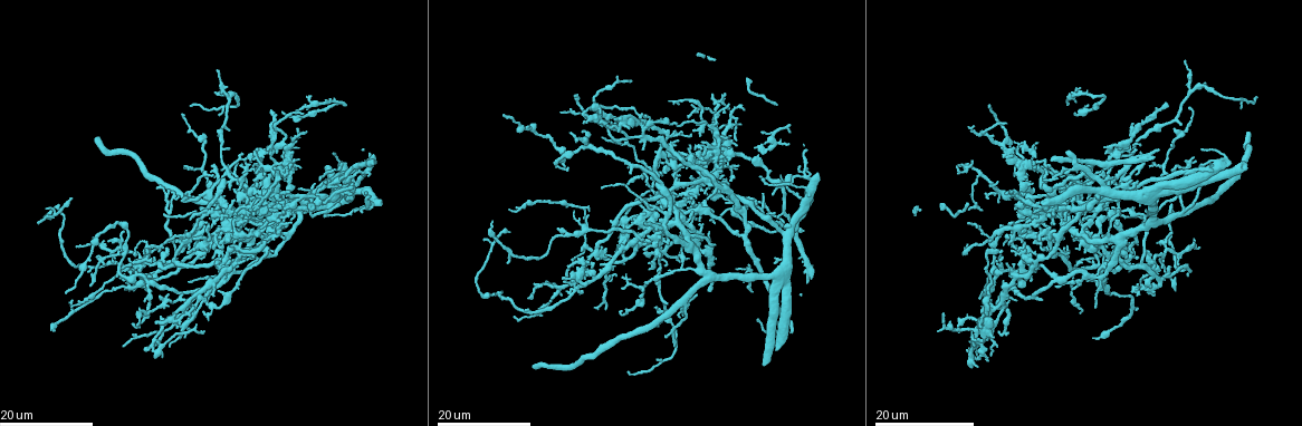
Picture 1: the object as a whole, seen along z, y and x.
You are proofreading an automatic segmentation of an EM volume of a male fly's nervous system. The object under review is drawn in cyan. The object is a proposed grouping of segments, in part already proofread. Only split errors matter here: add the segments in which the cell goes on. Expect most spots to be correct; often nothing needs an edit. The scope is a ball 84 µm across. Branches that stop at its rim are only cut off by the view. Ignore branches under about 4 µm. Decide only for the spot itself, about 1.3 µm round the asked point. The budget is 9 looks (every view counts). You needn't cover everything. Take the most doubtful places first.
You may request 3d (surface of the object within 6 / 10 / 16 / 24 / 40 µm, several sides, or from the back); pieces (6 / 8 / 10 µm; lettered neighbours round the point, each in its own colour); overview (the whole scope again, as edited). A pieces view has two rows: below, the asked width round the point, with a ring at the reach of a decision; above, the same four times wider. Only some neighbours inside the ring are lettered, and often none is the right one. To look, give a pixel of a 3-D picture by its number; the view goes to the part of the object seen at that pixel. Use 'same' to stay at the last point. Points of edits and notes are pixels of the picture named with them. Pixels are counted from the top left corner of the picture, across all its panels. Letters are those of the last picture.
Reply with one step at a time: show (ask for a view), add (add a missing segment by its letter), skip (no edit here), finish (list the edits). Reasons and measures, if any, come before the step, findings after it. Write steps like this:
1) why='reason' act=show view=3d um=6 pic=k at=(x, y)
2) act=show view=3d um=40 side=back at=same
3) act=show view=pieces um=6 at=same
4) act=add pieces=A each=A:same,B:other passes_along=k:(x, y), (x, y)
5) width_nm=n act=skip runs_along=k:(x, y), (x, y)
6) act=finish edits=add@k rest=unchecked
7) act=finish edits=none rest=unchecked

act=show view=3d um=16 pic=1 at=(1118, 212)

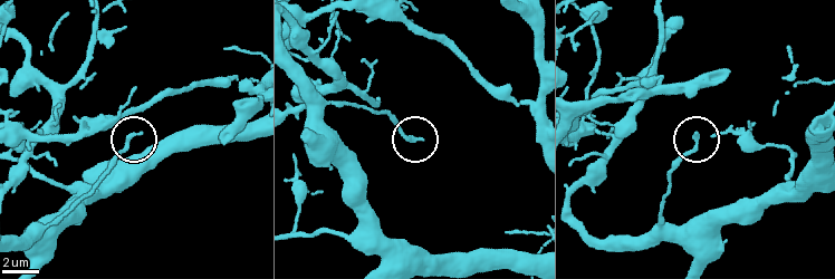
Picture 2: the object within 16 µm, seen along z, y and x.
act=show view=pieces um=10 pic=2 at=(140, 135)

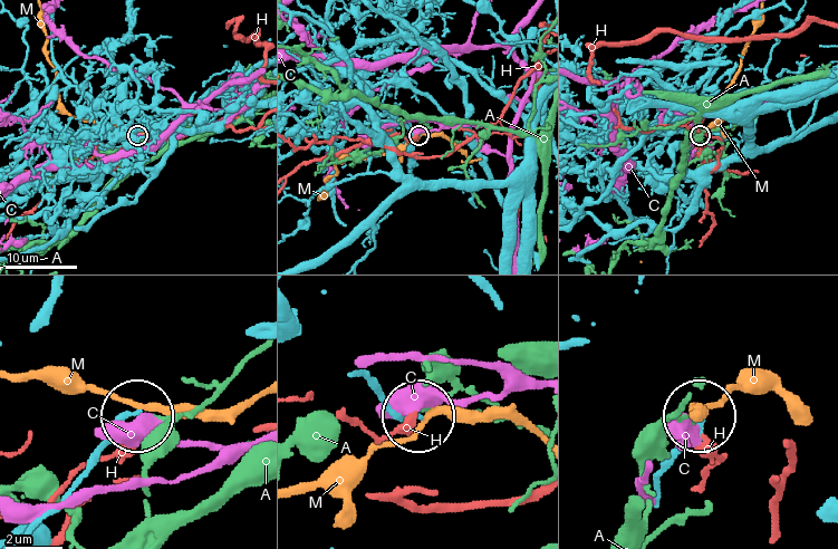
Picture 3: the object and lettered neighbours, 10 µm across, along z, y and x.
act=skip each=A:other,C:other,H:other,M:other found='none of them fits'

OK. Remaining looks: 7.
why='an open end' act=show view=3d um=24 pic=1 at=(1001, 333)

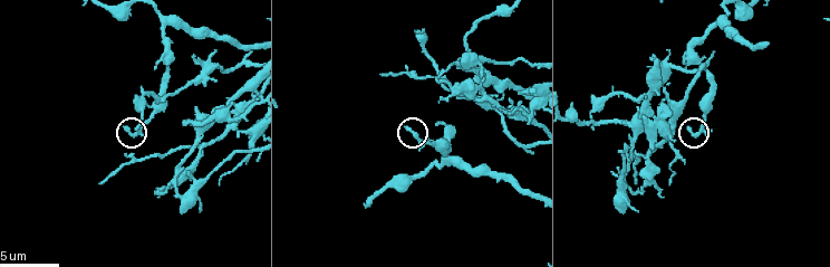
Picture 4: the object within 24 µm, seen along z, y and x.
act=show view=pieces um=6 pic=4 at=(691, 129)

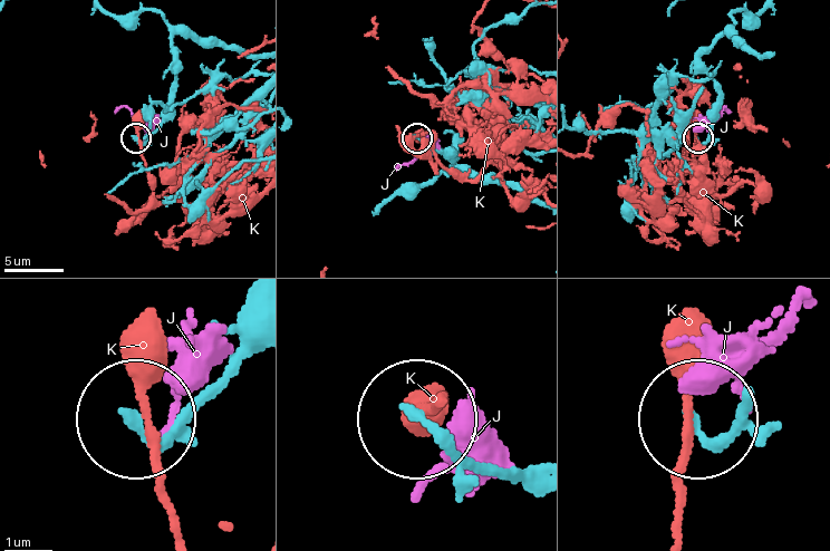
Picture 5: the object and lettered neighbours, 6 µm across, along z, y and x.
act=skip each=J:other,K:other runs_along=5:(229, 365), (169, 425), (136, 428) found='no lettered segment goes on from it'

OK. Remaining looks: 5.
why='an open end' act=show view=3d um=24 pic=1 at=(632, 173)

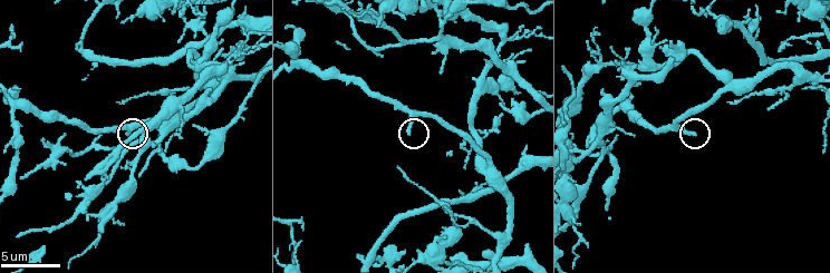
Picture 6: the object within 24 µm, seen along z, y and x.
act=show view=pieces um=8 pic=6 at=(407, 131)

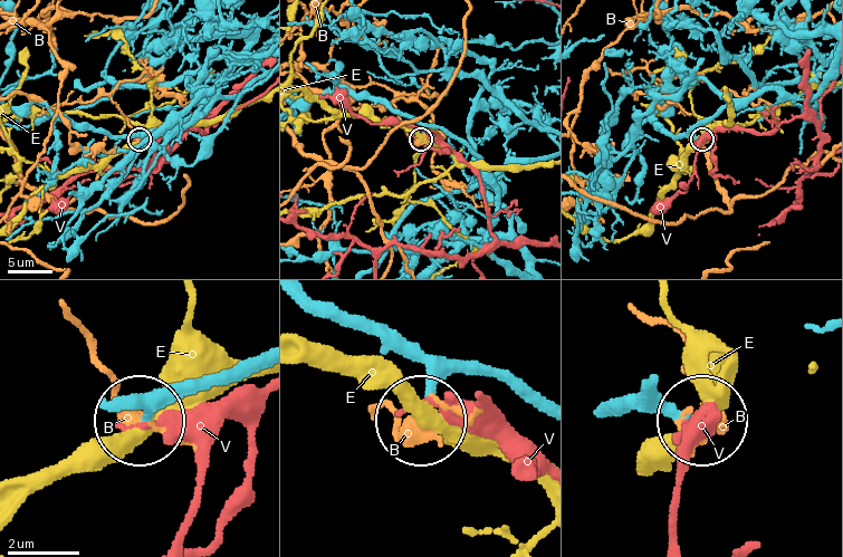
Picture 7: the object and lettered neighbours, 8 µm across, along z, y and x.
width_nm=240 act=skip each=B:other,E:other,V:other runs_along=7:(256, 358), (142, 418) found='no lettered segment goes on from it'

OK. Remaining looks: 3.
why='thin end' act=show view=3d um=24 pic=1 at=(630, 80)

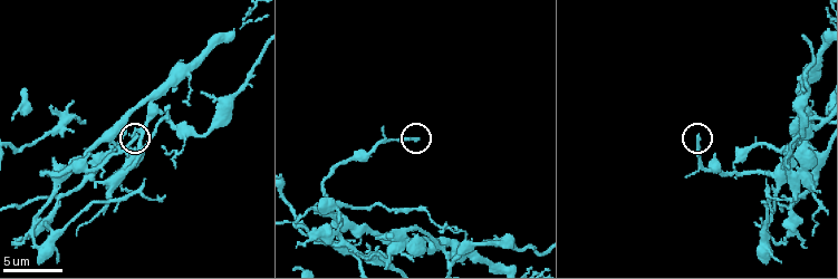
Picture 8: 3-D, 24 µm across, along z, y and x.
why='zoom in' act=show view=3d um=6 pic=8 at=(137, 135)

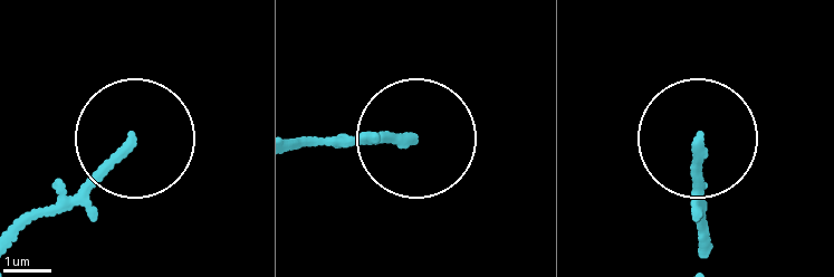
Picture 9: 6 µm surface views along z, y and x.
why='what lies round it' act=show view=pieces um=8 pic=9 at=(700, 140)

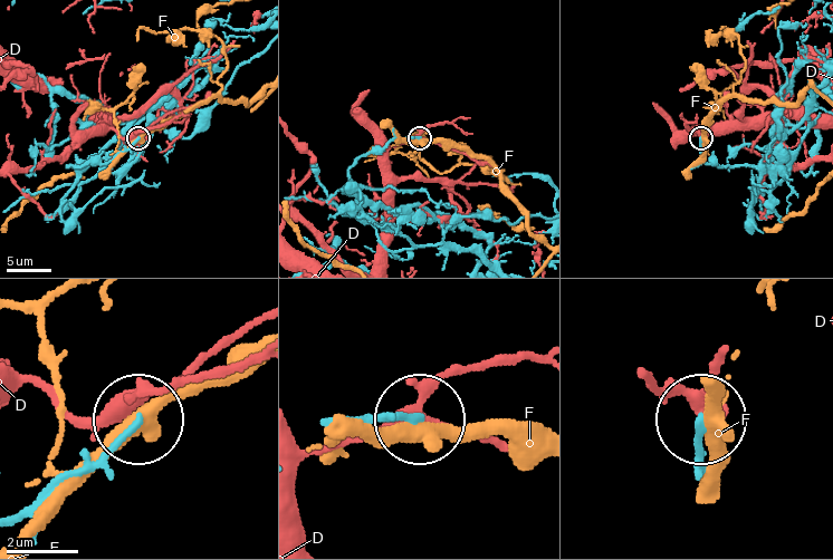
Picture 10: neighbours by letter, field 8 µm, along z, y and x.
act=skip each=D:other,F:other runs_along=10:(341, 420), (419, 417) found='no lettered segment goes on from it'

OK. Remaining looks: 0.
act=finish edits=none rest=unchecked

